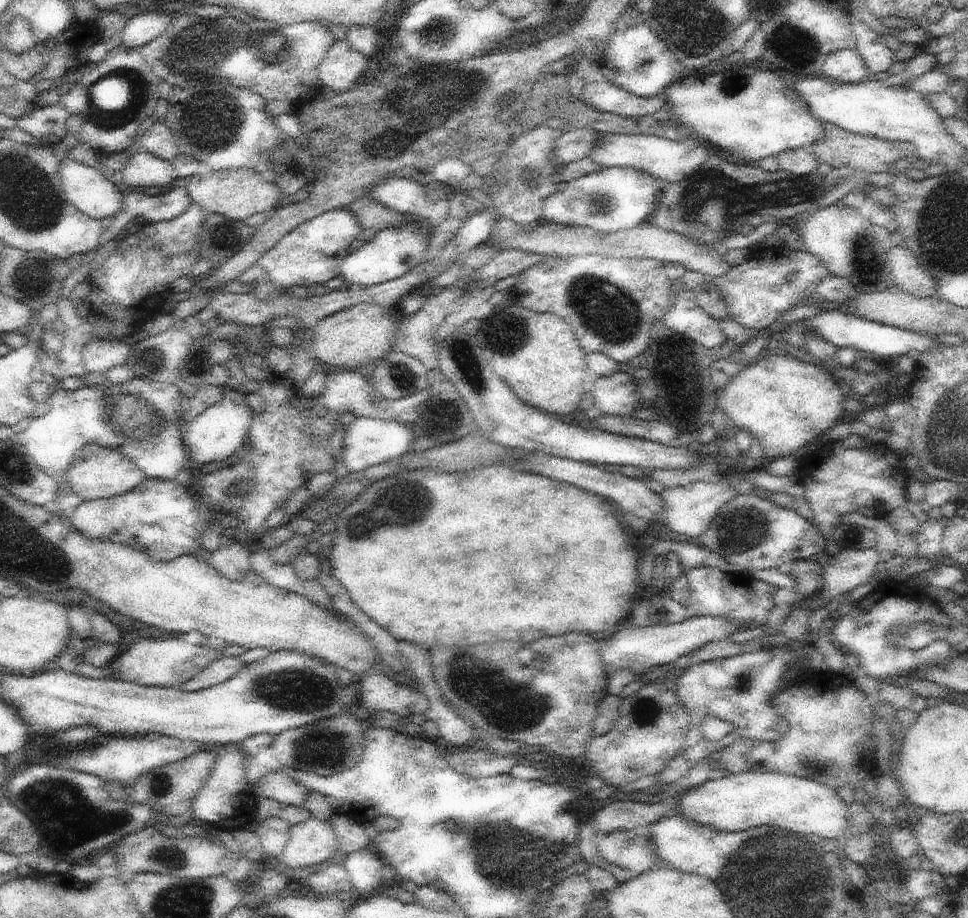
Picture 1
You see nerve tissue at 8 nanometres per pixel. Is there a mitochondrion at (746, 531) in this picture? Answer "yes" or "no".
yes

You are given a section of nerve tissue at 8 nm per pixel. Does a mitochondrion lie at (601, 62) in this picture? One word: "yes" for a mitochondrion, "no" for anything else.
no

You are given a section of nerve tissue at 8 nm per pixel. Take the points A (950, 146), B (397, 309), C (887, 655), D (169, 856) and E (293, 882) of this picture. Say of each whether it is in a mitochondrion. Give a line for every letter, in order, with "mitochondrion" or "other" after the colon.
A: other
B: other
C: mitochondrion
D: mitochondrion
E: other

